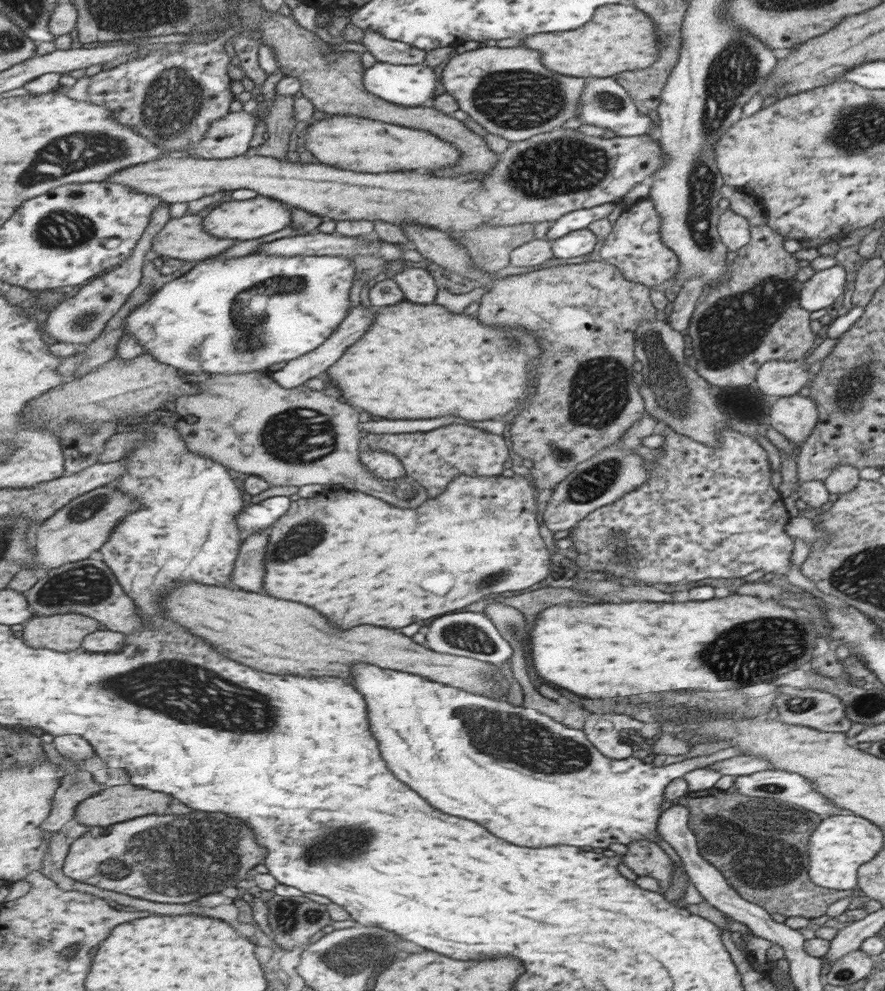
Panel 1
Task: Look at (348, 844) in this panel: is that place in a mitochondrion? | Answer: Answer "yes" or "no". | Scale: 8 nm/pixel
yes

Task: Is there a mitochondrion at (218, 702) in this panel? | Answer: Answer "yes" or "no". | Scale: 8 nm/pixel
yes

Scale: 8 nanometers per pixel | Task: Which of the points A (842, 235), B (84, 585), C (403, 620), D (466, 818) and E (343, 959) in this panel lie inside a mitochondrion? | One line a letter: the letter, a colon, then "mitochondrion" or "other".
A: other
B: mitochondrion
C: other
D: other
E: mitochondrion

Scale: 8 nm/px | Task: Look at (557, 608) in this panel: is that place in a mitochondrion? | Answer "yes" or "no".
no

